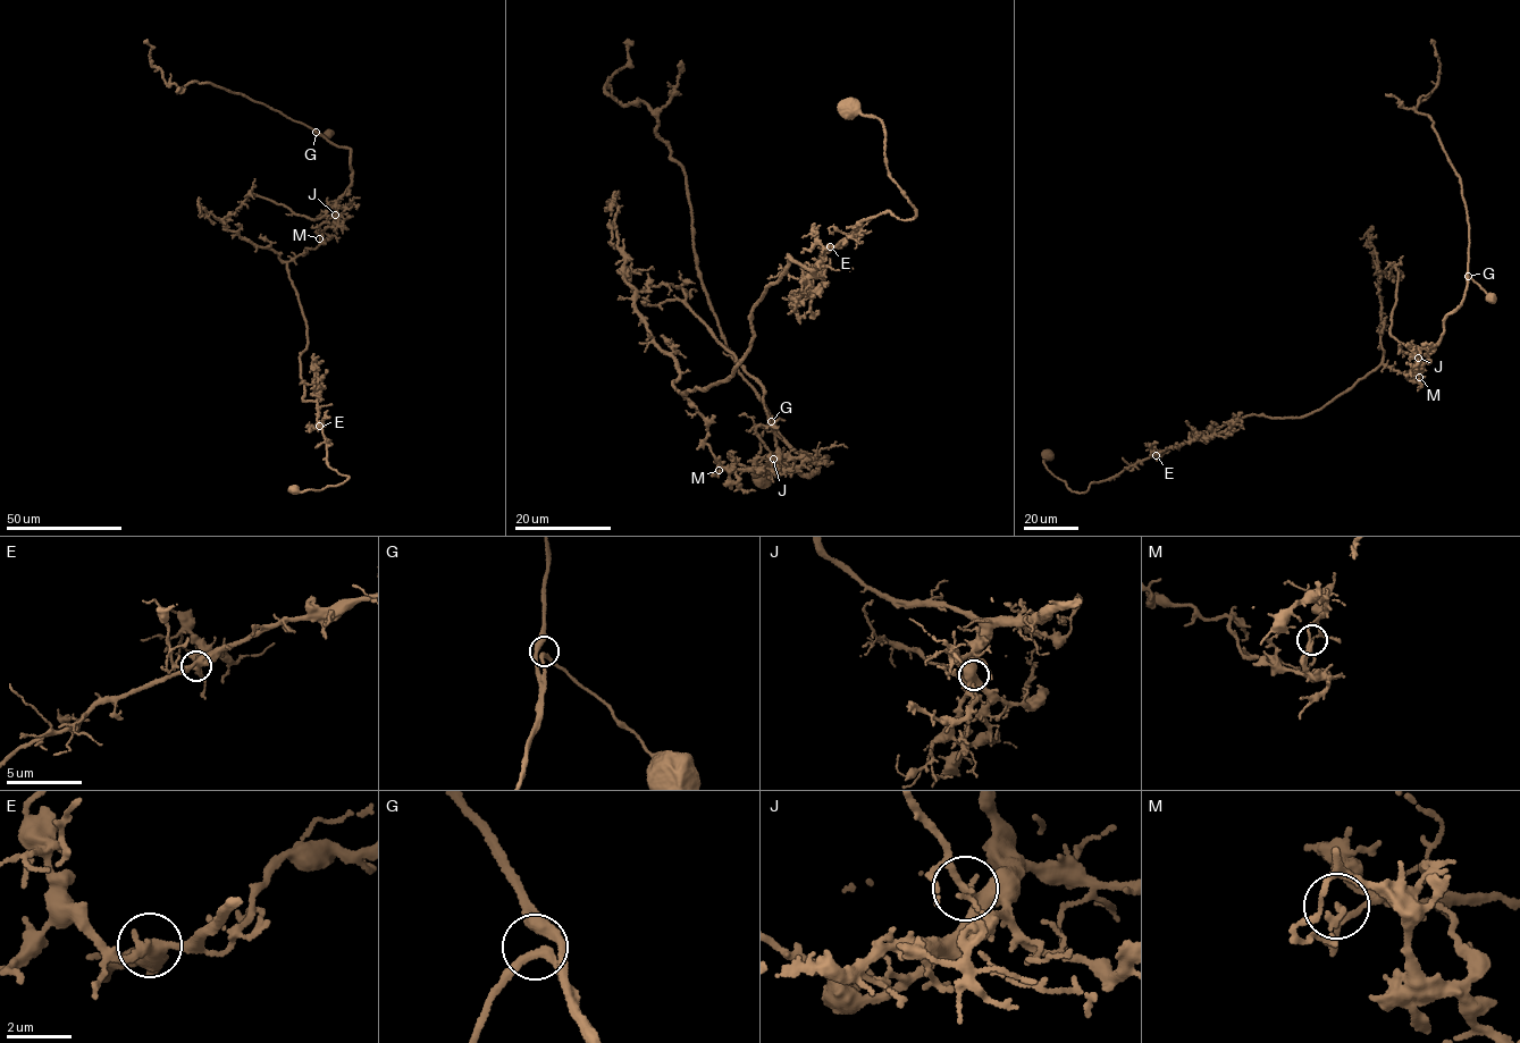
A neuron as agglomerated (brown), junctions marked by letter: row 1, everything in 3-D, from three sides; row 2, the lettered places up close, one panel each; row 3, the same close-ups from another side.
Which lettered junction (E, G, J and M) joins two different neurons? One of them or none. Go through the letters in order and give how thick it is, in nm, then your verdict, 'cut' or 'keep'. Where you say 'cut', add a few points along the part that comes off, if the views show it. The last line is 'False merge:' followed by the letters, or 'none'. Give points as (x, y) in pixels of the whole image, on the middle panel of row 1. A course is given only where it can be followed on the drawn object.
E: 360 nm thick; keep
G: 220 nm thick; keep
J: 300 nm thick; keep
M: 100 nm thick; cut; foreign part runs (719, 470), (828, 457), (794, 452), (739, 375), (685, 175), (648, 103), (606, 95), (632, 41)
False merge: M

